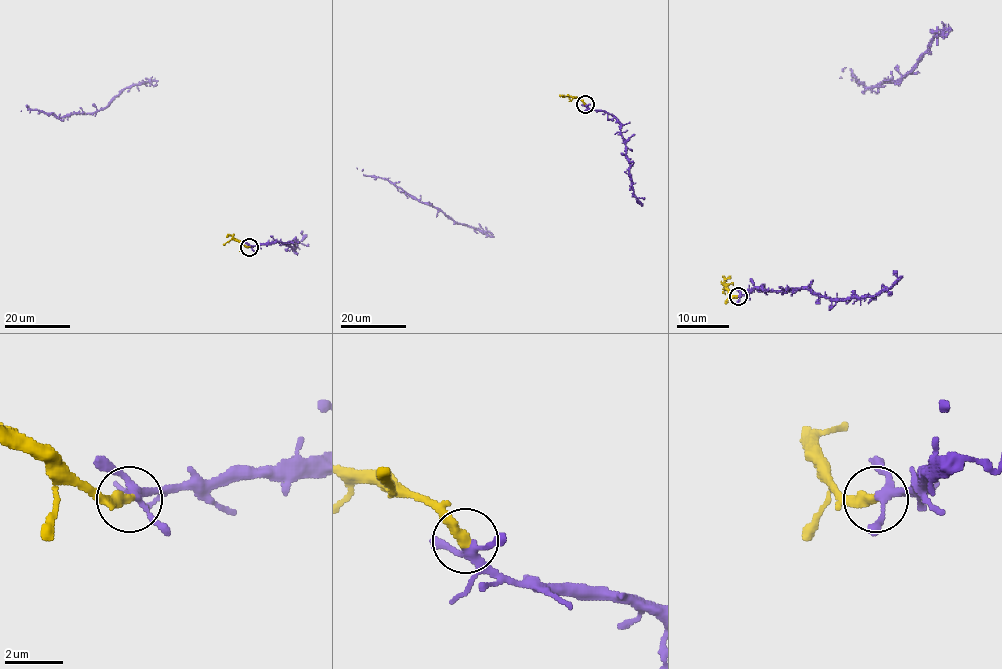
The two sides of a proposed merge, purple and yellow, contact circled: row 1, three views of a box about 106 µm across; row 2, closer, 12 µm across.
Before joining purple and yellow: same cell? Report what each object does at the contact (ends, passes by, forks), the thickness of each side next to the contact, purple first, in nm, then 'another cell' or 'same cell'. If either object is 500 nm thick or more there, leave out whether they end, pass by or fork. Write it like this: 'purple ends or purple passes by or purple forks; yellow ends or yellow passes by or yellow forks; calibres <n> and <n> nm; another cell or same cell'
purple forks; yellow ends; calibres 240 and 400 nm; same cell

